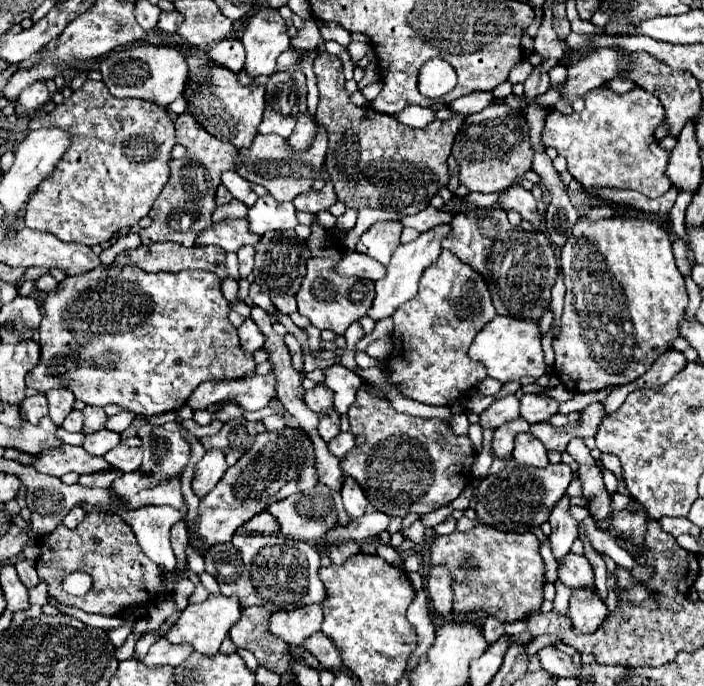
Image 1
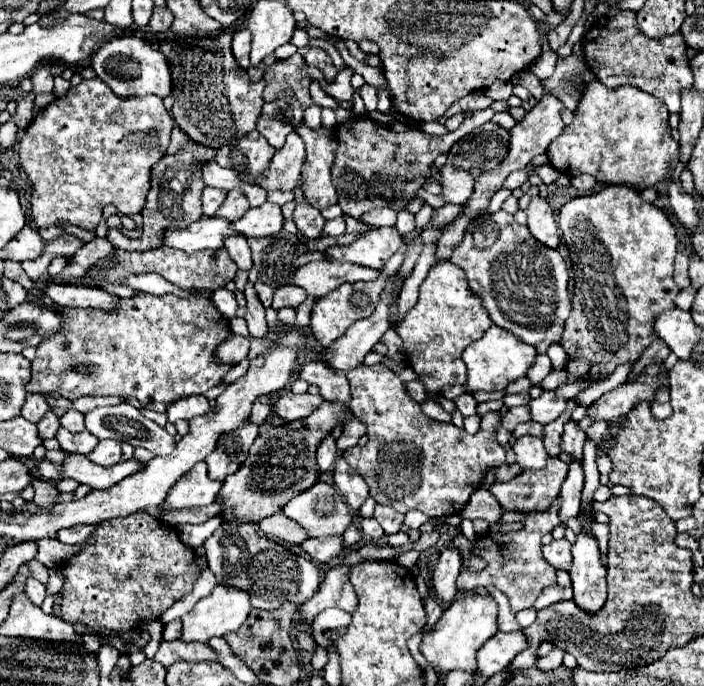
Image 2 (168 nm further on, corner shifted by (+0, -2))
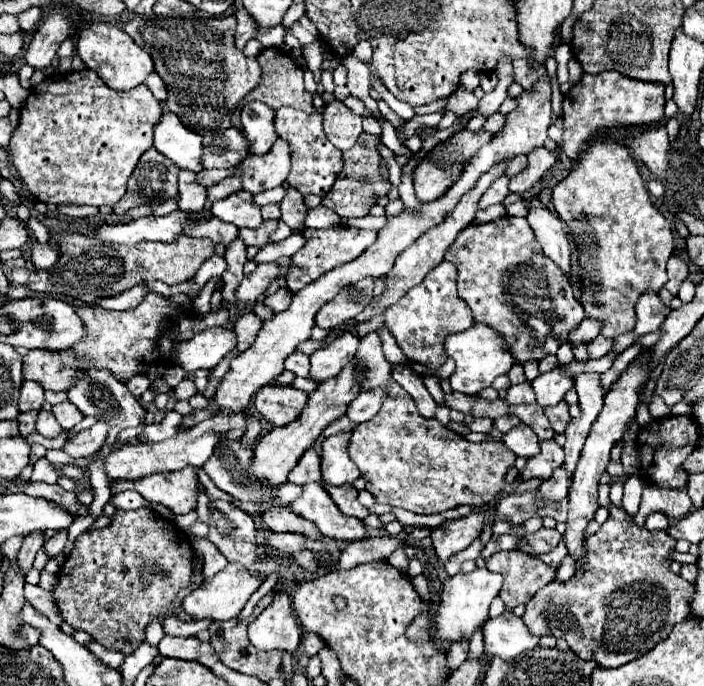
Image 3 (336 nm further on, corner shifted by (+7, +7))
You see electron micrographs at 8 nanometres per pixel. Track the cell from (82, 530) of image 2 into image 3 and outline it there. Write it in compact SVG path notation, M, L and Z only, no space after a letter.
M63 528L63 530L57 530L55 536L53 536L49 542L45 542L47 554L49 554L49 556L57 556L57 554L63 550L63 546L65 546L67 536L69 536L69 532L67 532L65 528Z

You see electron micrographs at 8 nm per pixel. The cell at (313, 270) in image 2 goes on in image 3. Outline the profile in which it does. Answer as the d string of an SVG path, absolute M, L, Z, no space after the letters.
M269 262L269 264L257 264L257 270L249 276L243 278L241 282L241 288L237 288L237 298L243 302L243 304L249 304L249 302L255 302L259 294L263 294L269 284L273 280L279 278L279 264L277 262Z

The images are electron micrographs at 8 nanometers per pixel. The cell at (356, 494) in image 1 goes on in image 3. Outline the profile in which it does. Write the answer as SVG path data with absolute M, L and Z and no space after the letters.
M349 432L335 434L323 440L323 454L321 454L321 472L323 472L323 482L331 486L343 486L343 484L353 484L361 474L359 468L351 462L347 454L347 444L349 444Z

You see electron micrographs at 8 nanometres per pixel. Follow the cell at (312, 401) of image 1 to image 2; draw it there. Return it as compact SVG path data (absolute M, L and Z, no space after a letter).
M288 391L288 395L280 395L272 407L276 411L278 417L282 417L286 423L290 421L296 421L296 419L304 419L308 417L318 405L320 405L320 395L310 395L310 393L304 393L304 395L294 395L292 391Z

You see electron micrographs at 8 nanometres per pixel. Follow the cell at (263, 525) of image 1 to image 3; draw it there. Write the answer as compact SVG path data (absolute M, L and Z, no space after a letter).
M283 506L271 508L263 512L261 518L271 532L297 532L297 534L305 534L311 540L321 540L321 532L317 532L315 524L297 516L289 508L283 508Z

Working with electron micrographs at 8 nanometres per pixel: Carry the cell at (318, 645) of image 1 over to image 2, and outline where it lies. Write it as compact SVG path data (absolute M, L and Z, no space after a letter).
M300 631L300 633L296 633L296 641L298 641L298 647L300 649L304 649L304 651L314 651L318 645L316 645L316 641L312 639L312 635L310 633L306 633L306 631Z

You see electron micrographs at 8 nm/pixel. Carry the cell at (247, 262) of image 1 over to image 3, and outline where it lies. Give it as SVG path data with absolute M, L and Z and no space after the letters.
M209 220L205 224L197 224L197 226L184 226L183 230L187 236L195 238L211 238L215 244L223 244L229 246L235 238L237 238L237 226L223 222L223 220Z

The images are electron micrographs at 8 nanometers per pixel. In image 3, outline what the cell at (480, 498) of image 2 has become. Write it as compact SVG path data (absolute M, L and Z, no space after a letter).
M541 528L539 532L535 534L527 534L523 536L529 546L537 552L537 554L543 554L543 552L551 552L559 542L561 542L561 534L553 528L553 530L547 530L547 528Z

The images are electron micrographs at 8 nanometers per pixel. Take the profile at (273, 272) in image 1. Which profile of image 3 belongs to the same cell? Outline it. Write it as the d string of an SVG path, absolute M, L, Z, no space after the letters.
M269 220L269 222L263 222L261 228L257 228L257 230L241 228L241 230L239 230L239 238L241 238L247 246L263 248L265 244L269 244L269 236L271 236L275 230L277 230L277 222L275 222L275 220Z

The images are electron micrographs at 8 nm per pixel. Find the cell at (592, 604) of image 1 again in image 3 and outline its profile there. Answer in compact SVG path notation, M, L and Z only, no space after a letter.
M629 368L611 386L611 390L605 396L603 410L601 410L601 414L597 416L597 420L591 426L591 432L589 432L587 442L583 446L581 458L579 458L577 468L573 472L573 482L569 486L569 518L567 518L567 530L563 534L563 540L567 544L569 556L575 558L575 568L577 570L581 570L583 558L587 554L587 548L585 548L585 528L593 520L595 512L599 510L599 504L597 504L599 476L605 472L605 468L609 464L609 452L611 452L611 448L621 440L621 436L623 436L629 420L635 416L637 388L641 388L641 384L645 384L645 382L647 382L645 380L645 372L641 372L641 368Z

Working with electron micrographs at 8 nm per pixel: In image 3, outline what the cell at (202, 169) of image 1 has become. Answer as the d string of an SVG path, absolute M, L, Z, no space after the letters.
M149 148L139 158L139 164L129 178L127 194L113 206L115 214L121 214L141 204L157 204L163 200L179 198L177 190L179 170L181 168L173 164L173 160L169 160L155 148Z

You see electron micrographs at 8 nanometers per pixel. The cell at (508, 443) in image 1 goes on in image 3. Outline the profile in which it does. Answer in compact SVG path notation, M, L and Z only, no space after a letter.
M525 382L525 384L511 386L505 394L505 402L507 404L533 404L535 396L533 396L533 390L531 390L531 384Z

